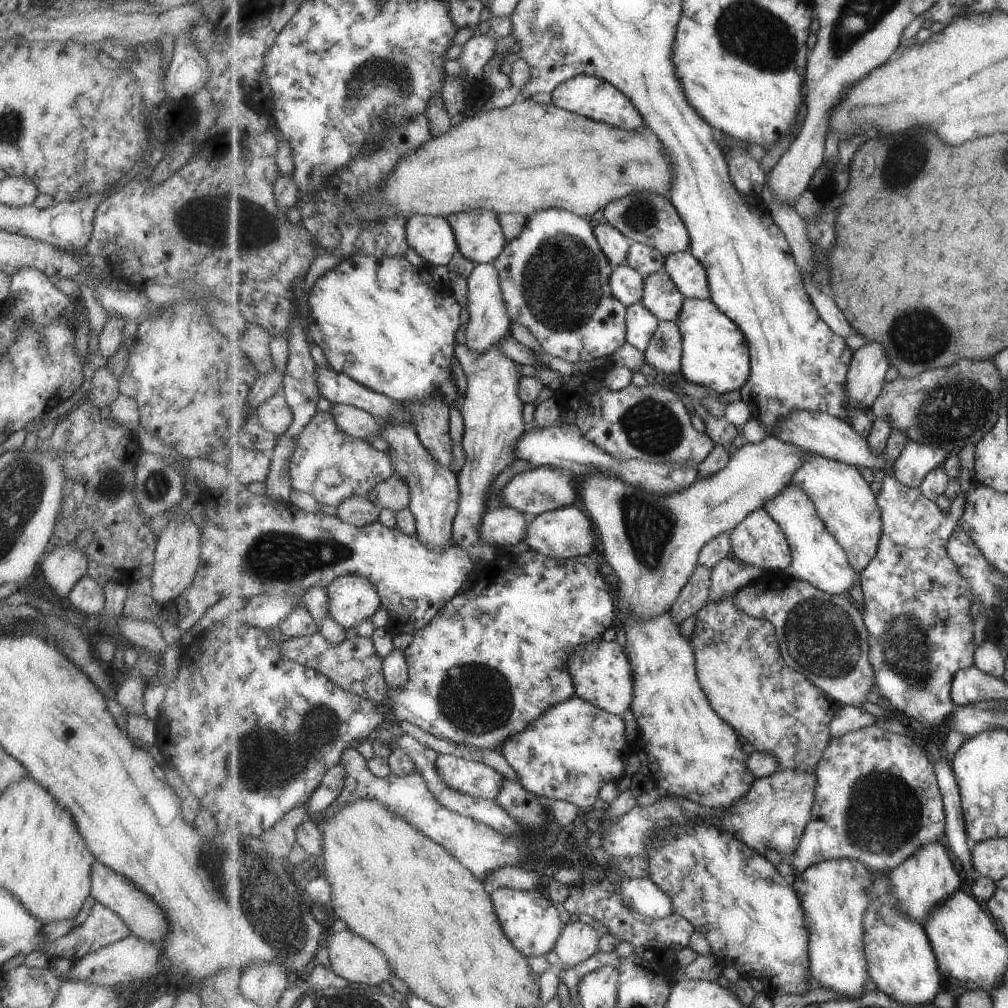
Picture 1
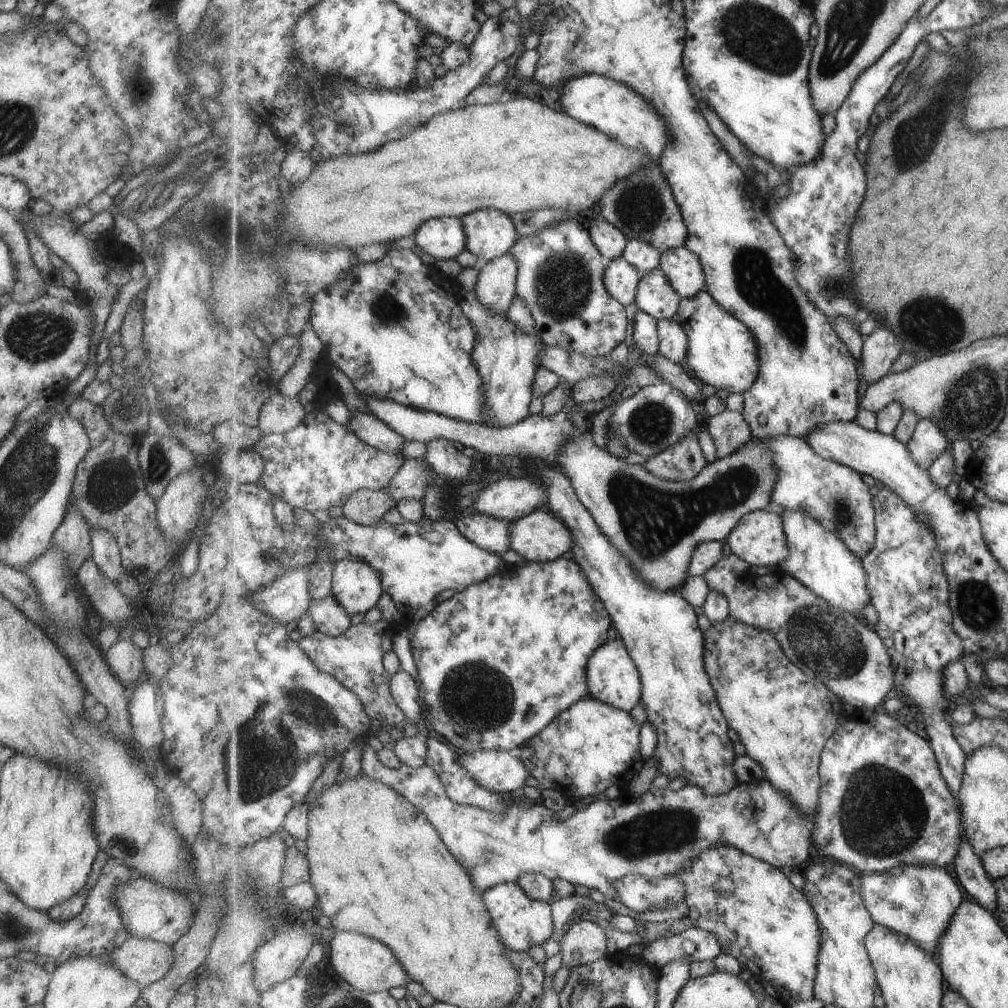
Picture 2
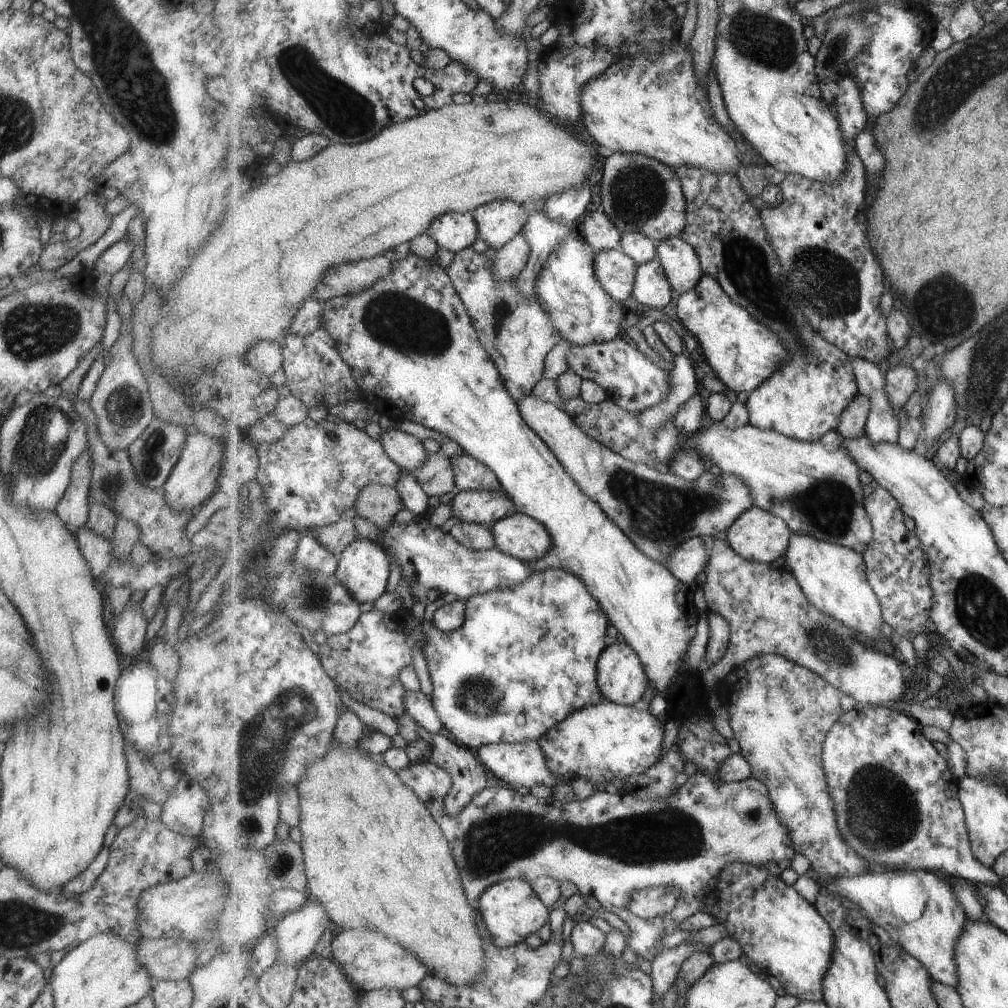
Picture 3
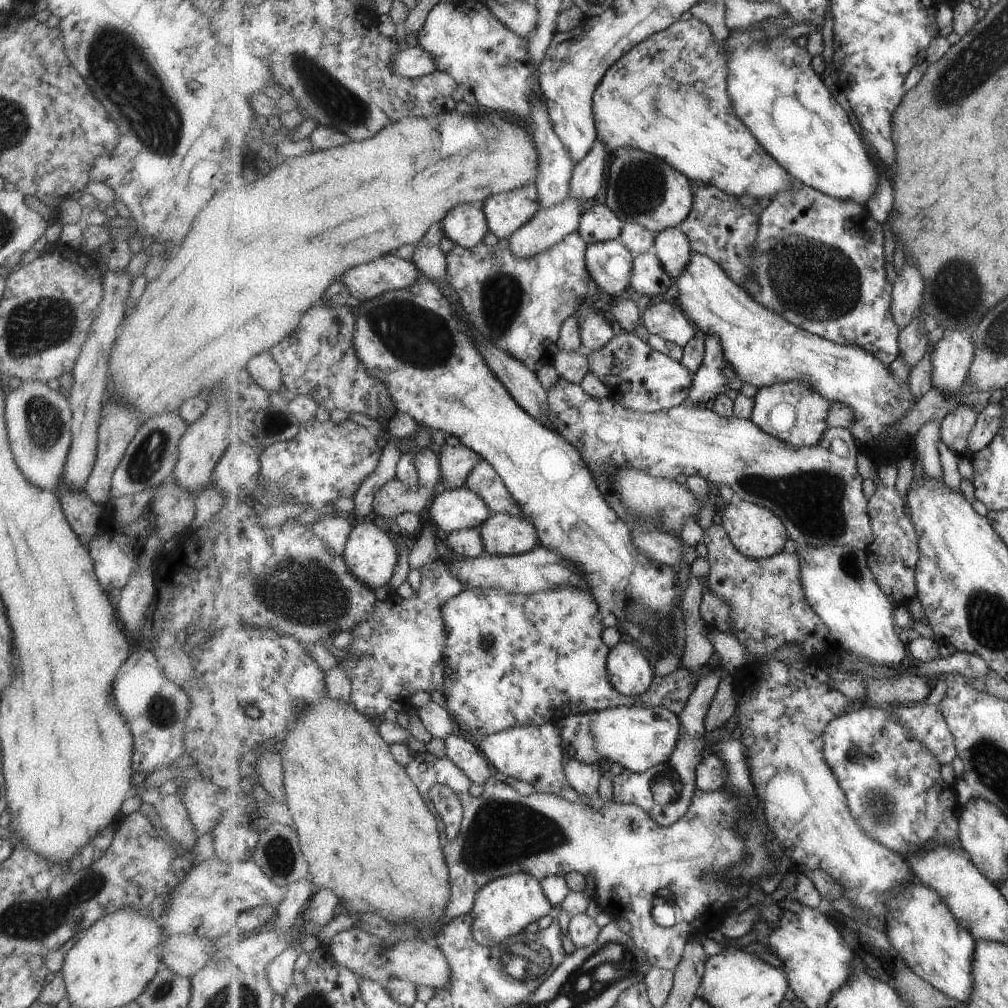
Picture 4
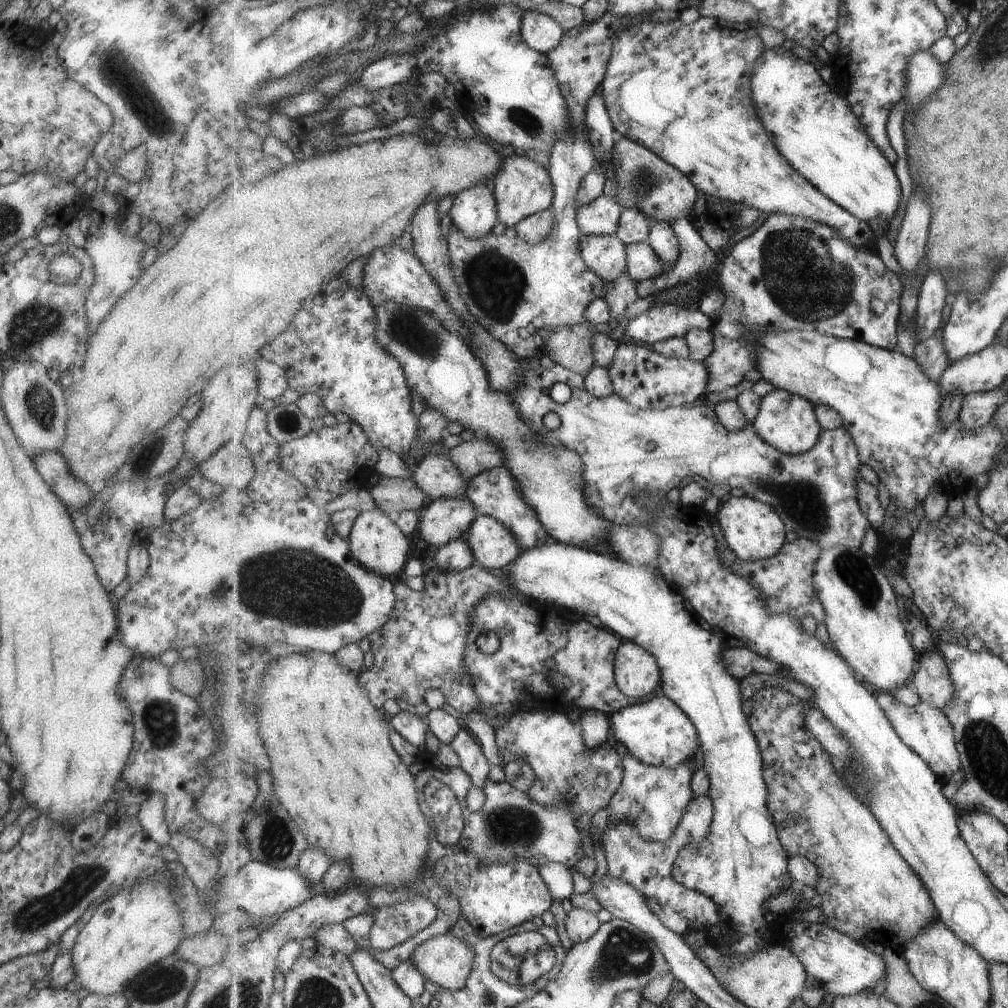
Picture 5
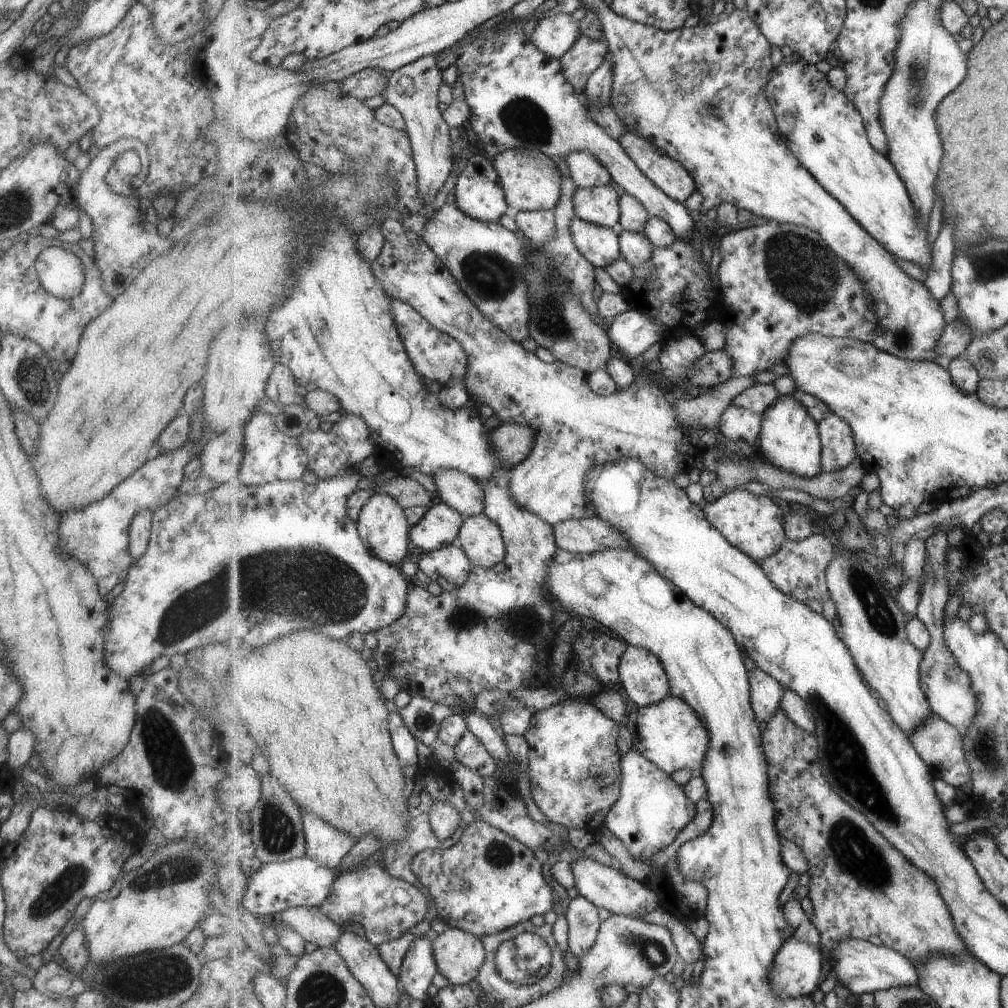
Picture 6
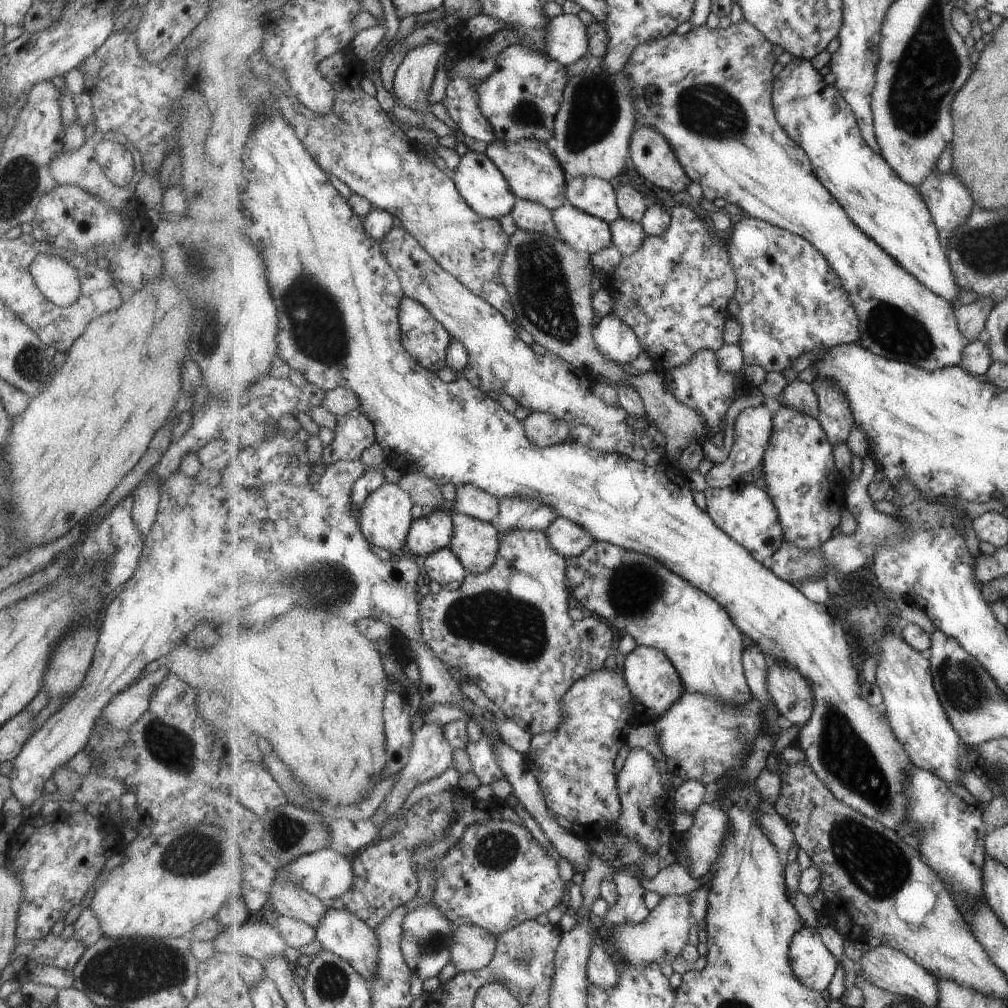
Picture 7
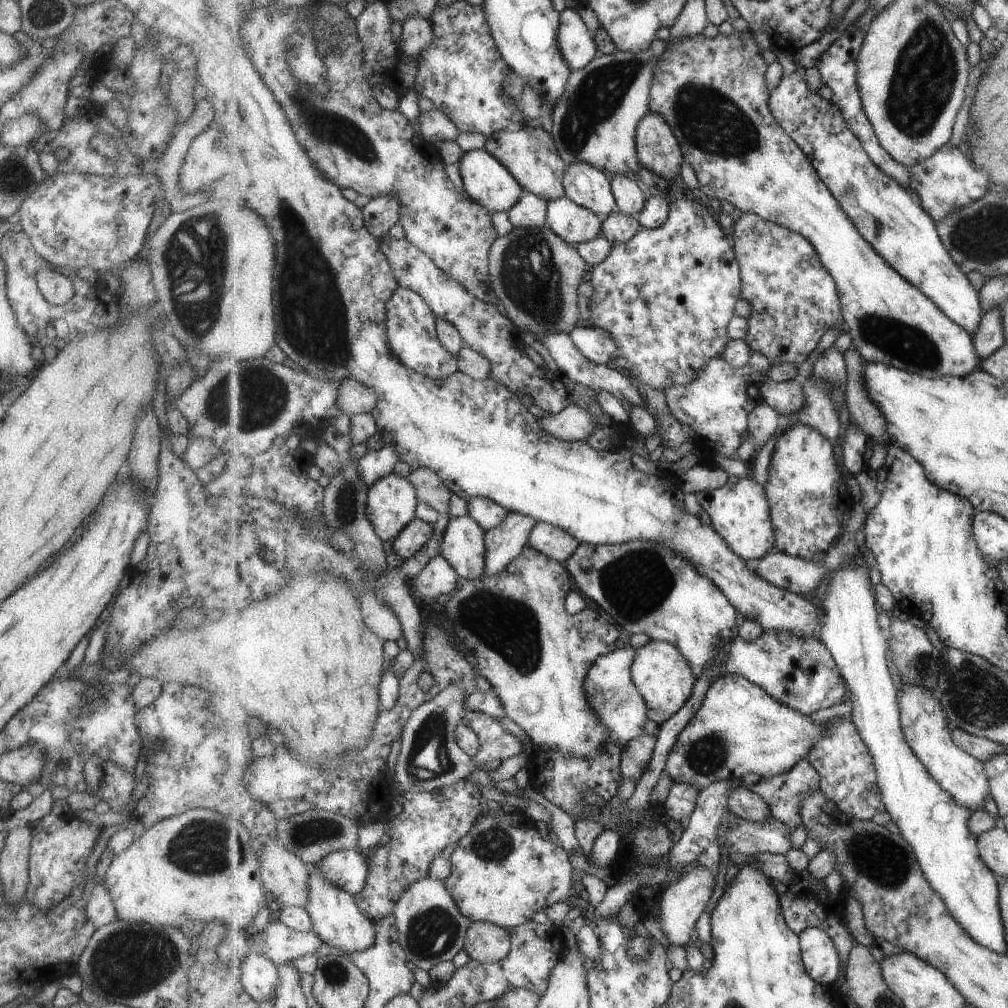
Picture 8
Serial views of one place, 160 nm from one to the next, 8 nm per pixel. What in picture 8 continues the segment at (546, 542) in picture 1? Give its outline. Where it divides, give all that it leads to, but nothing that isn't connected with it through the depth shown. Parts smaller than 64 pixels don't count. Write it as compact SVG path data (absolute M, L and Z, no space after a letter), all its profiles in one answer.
M471 515L452 517L448 524L442 555L452 564L462 579L484 576L488 546L487 531Z

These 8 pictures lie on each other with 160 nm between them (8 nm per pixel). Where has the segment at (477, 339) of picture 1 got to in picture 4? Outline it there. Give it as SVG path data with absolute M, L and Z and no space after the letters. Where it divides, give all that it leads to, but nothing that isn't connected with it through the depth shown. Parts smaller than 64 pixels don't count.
M567 196L556 206L541 208L527 224L513 234L508 248L521 258L533 258L549 250L569 234L578 231L583 204L587 206L583 200Z

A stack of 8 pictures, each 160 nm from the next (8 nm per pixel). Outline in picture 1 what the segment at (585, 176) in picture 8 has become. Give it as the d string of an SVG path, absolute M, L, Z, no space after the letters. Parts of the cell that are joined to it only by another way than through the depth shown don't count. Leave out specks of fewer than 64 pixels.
M609 222L597 225L594 230L601 248L609 257L609 262L614 267L625 263L629 249L633 246L634 241L627 238L625 234Z

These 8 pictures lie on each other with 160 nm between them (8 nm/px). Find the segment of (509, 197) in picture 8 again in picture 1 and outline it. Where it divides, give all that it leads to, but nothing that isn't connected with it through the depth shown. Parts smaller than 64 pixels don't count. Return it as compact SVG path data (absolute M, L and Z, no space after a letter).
M412 214L406 231L410 246L431 267L446 266L459 251L456 234L445 217Z

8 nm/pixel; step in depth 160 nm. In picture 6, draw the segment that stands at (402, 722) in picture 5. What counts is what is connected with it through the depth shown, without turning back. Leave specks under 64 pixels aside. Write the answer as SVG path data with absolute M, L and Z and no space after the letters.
M420 694L411 696L410 703L399 710L415 738L432 748L439 738L441 723L455 714L455 707L442 705Z

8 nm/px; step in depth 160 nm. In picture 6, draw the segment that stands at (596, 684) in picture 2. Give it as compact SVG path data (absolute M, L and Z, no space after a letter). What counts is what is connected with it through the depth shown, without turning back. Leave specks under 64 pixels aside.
M629 645L620 662L620 680L639 707L659 702L670 694L670 678L653 651Z

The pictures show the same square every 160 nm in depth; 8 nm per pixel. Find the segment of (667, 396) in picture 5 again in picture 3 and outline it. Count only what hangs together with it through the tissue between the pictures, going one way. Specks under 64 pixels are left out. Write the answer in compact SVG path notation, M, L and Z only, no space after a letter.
M623 334L617 336L615 340L602 344L575 345L573 350L567 352L567 355L569 367L575 370L575 374L581 374L584 380L597 382L607 392L608 398L631 413L643 412L651 406L657 406L659 402L665 402L665 398L673 390L671 373L657 366L651 360L651 356L643 354Z

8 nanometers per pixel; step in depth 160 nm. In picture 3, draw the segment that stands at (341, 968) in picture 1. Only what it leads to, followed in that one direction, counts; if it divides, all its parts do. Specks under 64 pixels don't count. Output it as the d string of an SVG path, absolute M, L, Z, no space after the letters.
M343 929L332 940L331 957L341 964L347 977L357 985L361 993L379 988L402 991L417 987L432 972L413 950L401 946L396 939L368 929Z

